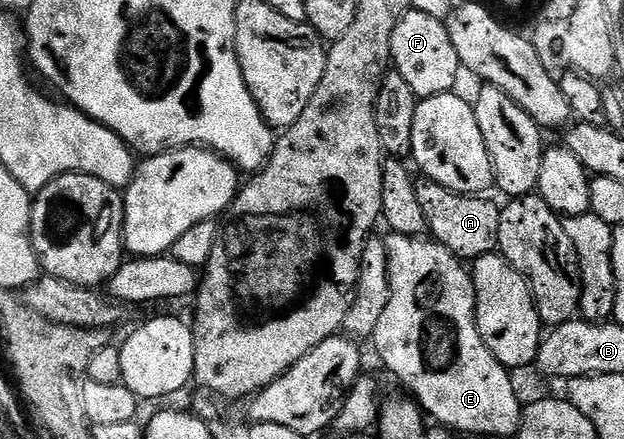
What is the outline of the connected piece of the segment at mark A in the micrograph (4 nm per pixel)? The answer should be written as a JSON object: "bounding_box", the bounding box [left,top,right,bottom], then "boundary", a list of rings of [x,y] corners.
{"bounding_box":[416,179,501,259],"boundary":[[[427,179],[417,180],[416,190],[418,203],[426,214],[428,233],[439,245],[445,245],[452,254],[461,259],[485,257],[497,248],[501,210],[499,204],[487,201],[489,198],[484,195],[455,193]]]}

